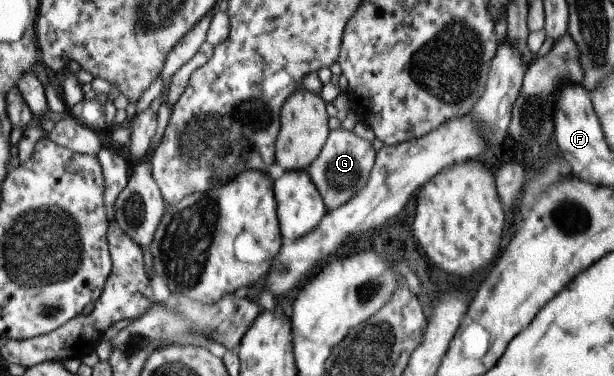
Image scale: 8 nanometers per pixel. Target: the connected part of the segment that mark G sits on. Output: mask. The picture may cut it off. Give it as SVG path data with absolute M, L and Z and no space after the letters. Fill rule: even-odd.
M337 127L329 130L325 142L306 172L321 195L327 211L332 211L350 199L366 183L372 169L376 151L365 138L357 136L352 130Z

